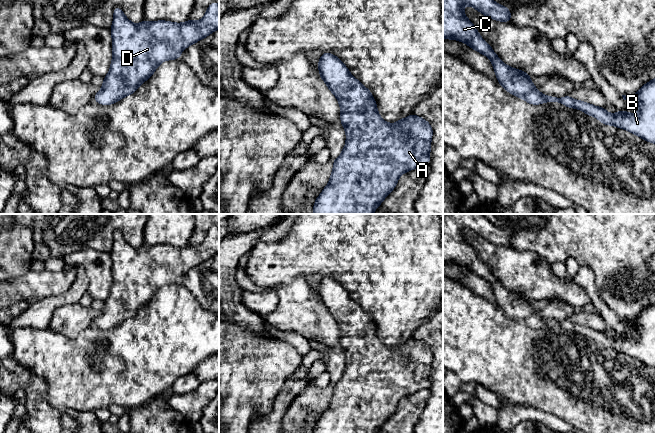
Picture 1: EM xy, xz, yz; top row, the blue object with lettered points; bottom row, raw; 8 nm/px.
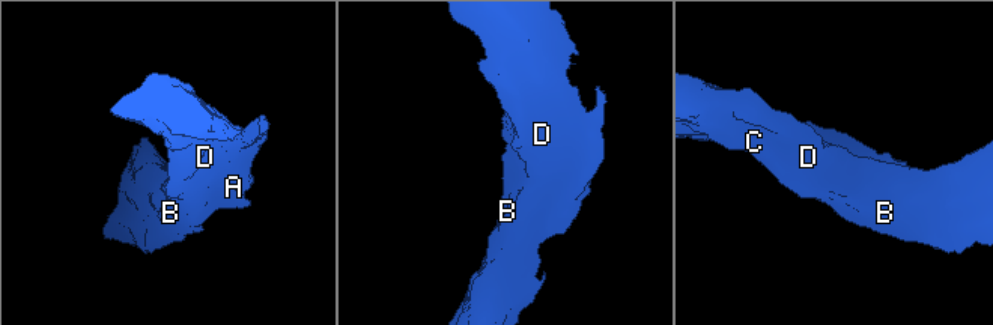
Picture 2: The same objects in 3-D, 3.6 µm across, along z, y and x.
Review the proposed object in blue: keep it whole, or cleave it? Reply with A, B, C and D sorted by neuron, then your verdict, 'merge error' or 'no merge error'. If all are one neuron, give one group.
A B C D; no merge error

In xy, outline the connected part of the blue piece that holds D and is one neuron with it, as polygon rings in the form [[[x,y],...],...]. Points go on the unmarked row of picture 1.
[[[212,226],[204,241],[199,245],[187,244],[184,247],[174,247],[171,245],[154,245],[149,246],[143,244],[141,247],[132,247],[123,237],[120,231],[115,231],[113,234],[114,242],[110,252],[112,259],[112,278],[113,282],[110,288],[110,294],[104,301],[104,306],[101,314],[93,321],[97,327],[101,329],[111,329],[121,324],[122,322],[132,319],[137,312],[149,303],[157,293],[157,291],[166,284],[180,283],[182,275],[192,268],[195,268],[201,263],[204,263],[217,253],[219,253],[219,228]]]

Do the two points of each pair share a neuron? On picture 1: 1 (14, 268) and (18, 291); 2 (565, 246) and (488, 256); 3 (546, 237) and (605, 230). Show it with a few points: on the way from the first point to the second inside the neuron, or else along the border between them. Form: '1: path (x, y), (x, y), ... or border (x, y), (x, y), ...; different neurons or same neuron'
1: border (29, 270), (10, 281); different neurons
2: border (510, 246), (519, 250), (536, 251), (550, 264); different neurons
3: path (561, 230), (590, 230); same neuron

